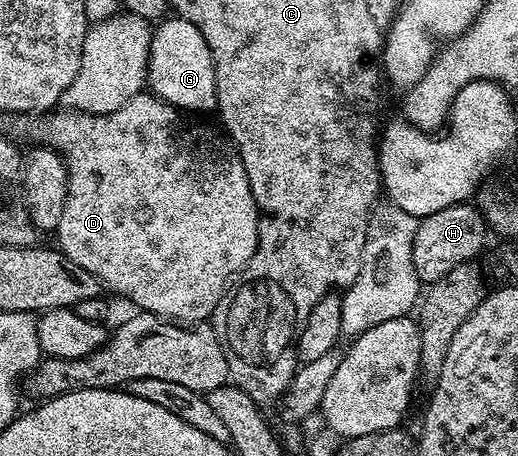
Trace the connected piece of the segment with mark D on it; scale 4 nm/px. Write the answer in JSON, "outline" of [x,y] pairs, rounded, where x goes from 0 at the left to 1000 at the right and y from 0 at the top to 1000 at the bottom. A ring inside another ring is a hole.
{"outline":[[[290,200],[257,208],[241,235],[226,235],[226,243],[210,243],[203,252],[181,257],[176,248],[143,243],[93,243],[58,259],[52,274],[52,300],[75,322],[108,327],[129,368],[129,434],[118,463],[118,489],[110,504],[112,544],[149,586],[164,586],[172,603],[191,616],[201,636],[216,634],[230,651],[261,667],[263,680],[292,686],[319,704],[340,708],[392,708],[413,686],[419,664],[438,640],[438,627],[459,607],[492,555],[500,531],[500,456],[488,436],[488,419],[481,419],[481,384],[473,384],[473,357],[465,357],[461,333],[421,281],[405,283],[400,274],[375,274],[359,265],[355,250],[326,226],[311,219]]]}

